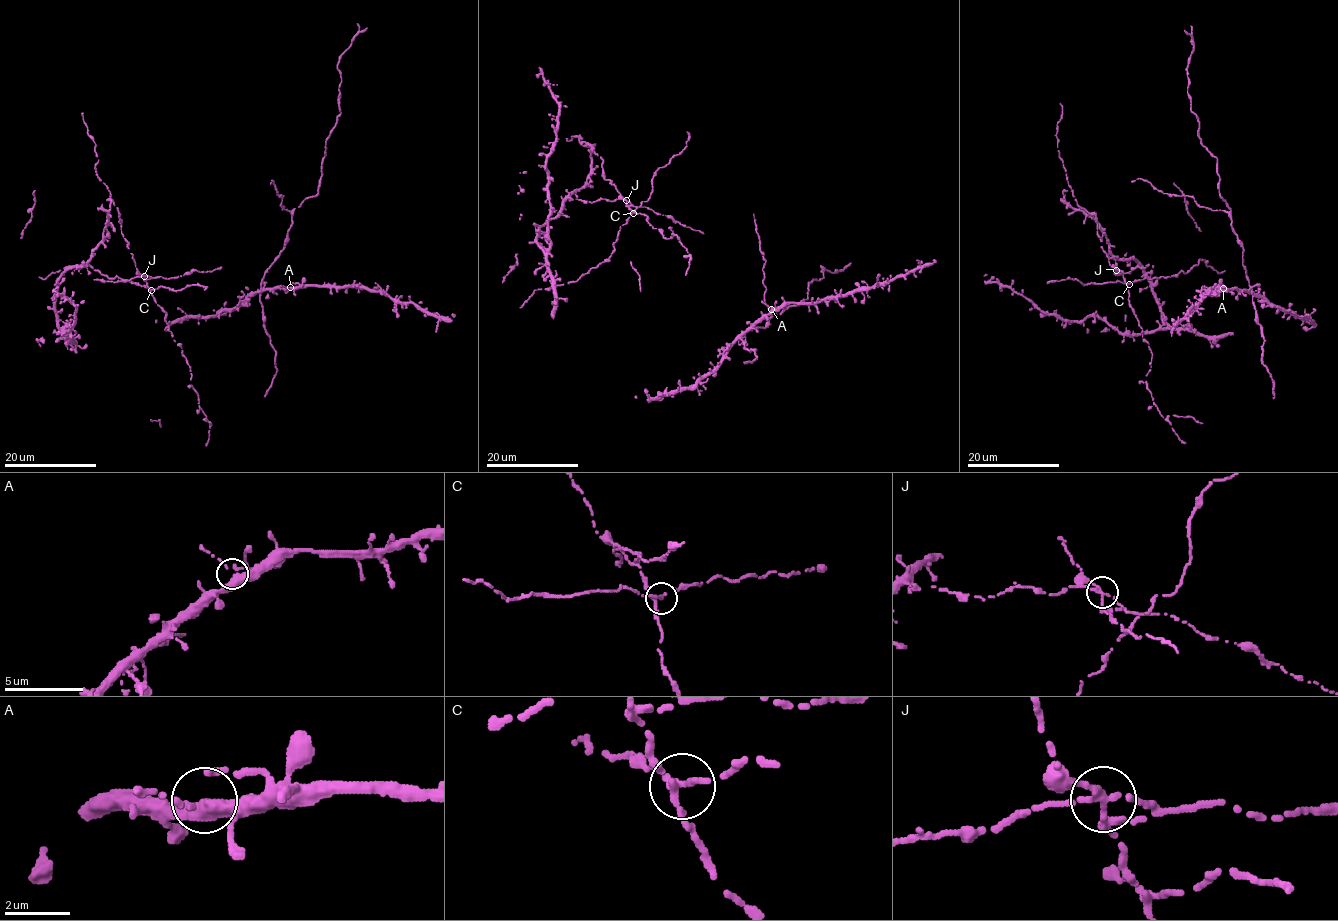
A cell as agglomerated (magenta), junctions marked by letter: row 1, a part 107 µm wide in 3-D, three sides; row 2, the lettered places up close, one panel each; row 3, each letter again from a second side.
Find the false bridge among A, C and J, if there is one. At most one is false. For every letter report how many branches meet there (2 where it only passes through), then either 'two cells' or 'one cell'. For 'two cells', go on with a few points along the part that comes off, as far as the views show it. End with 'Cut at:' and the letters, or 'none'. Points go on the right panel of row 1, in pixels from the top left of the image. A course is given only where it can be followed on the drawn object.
A: 4 | one cell
C: 4 | one cell
J: 4 | one cell
Cut at: none

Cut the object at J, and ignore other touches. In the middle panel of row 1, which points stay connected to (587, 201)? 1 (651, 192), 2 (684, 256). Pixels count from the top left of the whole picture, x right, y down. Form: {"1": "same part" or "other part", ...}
{"1": "other part", "2": "other part"}

